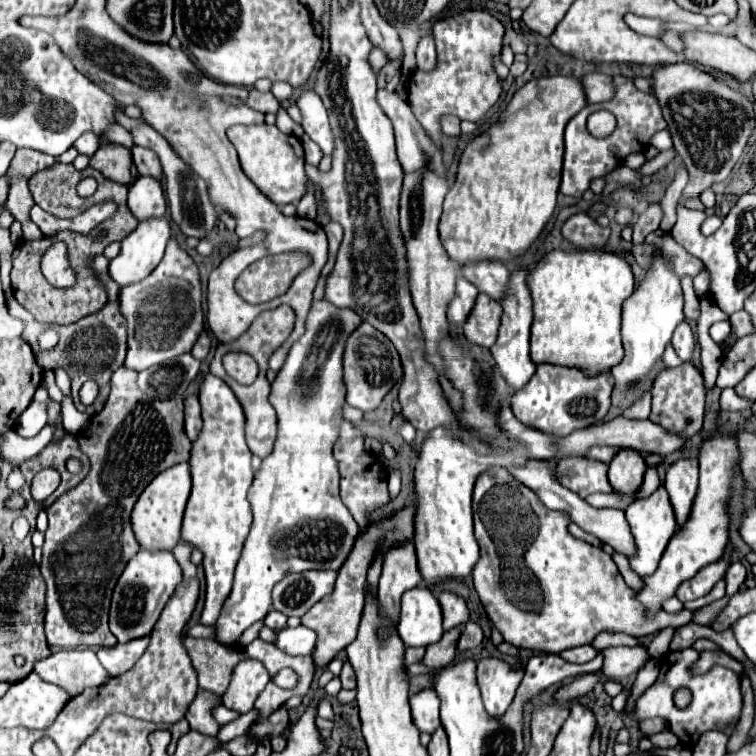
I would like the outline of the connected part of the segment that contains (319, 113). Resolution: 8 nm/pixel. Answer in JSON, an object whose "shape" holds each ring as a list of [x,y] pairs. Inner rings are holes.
{"shape":[[[303,90],[295,100],[297,108],[301,110],[301,126],[305,134],[321,148],[325,156],[333,156],[335,152],[335,138],[329,126],[329,118],[321,98],[313,90]]]}

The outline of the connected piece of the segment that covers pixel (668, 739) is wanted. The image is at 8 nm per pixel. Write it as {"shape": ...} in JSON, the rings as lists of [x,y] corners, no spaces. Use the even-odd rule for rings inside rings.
{"shape":[[[669,729],[659,732],[659,734],[651,734],[649,740],[659,748],[672,748],[679,744],[679,738],[673,732],[669,732]]]}

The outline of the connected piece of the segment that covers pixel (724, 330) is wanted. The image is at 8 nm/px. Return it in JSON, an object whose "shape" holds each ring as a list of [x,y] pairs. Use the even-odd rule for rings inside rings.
{"shape":[[[715,322],[709,332],[711,332],[711,338],[713,338],[717,344],[721,344],[721,342],[729,336],[731,324],[729,324],[729,322]]]}

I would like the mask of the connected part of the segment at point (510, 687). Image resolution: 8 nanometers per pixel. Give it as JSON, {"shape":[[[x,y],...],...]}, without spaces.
{"shape":[[[485,658],[477,664],[477,686],[481,690],[485,712],[501,718],[515,698],[523,670],[511,670],[509,664],[497,658]]]}

